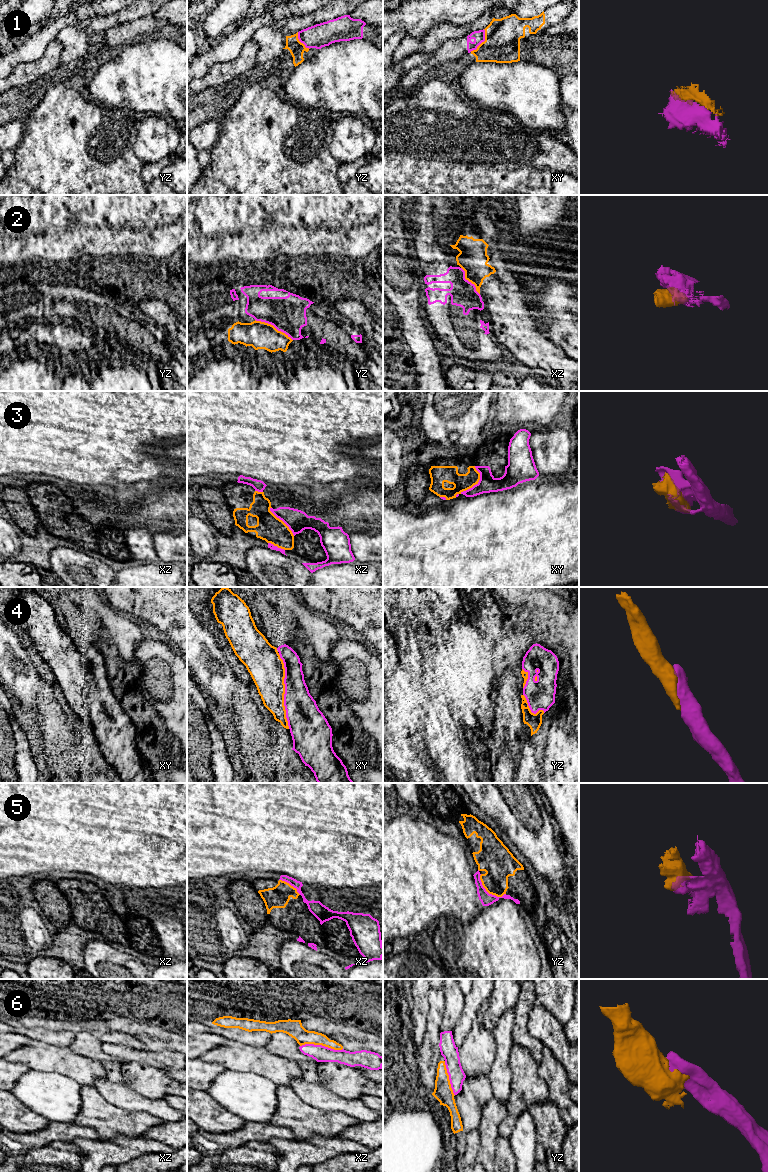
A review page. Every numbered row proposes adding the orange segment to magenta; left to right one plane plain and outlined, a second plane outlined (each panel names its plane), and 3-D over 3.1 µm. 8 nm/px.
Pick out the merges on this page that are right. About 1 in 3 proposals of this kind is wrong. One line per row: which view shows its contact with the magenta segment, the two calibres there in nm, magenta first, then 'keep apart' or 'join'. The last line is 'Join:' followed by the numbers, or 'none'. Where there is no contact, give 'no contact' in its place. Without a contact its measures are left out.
1: xy | 100/280 nm | keep apart
2: yz | 280/220 nm | keep apart
3: xy | 140/140 nm | keep apart
4: xy | 280/280 nm | join
5: yz | 100/260 nm | keep apart
6: xz | 130/130 nm | keep apart
Join: 4

